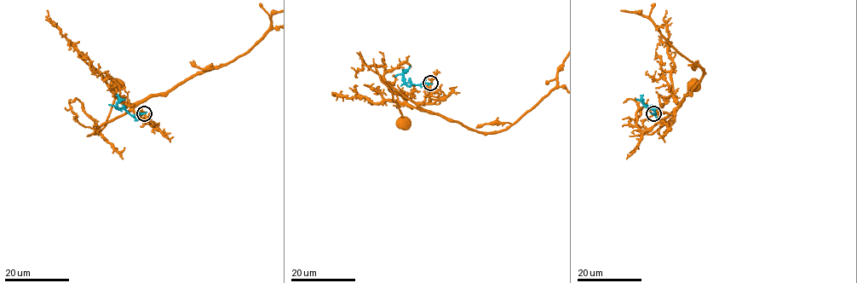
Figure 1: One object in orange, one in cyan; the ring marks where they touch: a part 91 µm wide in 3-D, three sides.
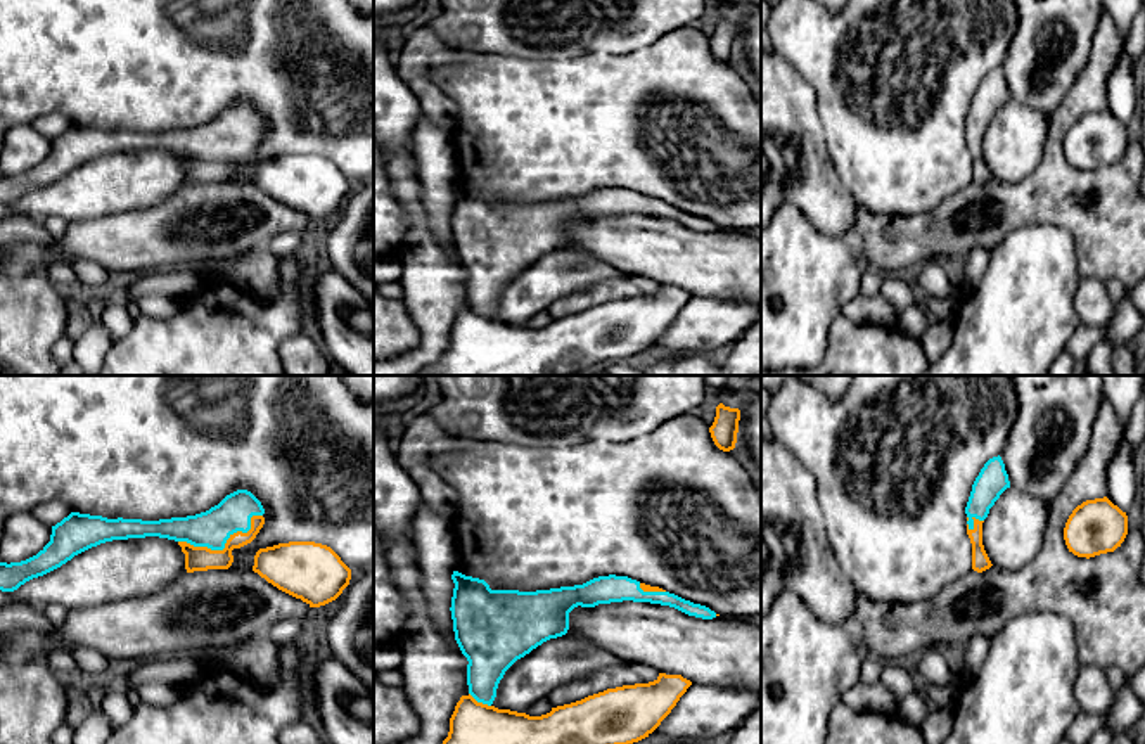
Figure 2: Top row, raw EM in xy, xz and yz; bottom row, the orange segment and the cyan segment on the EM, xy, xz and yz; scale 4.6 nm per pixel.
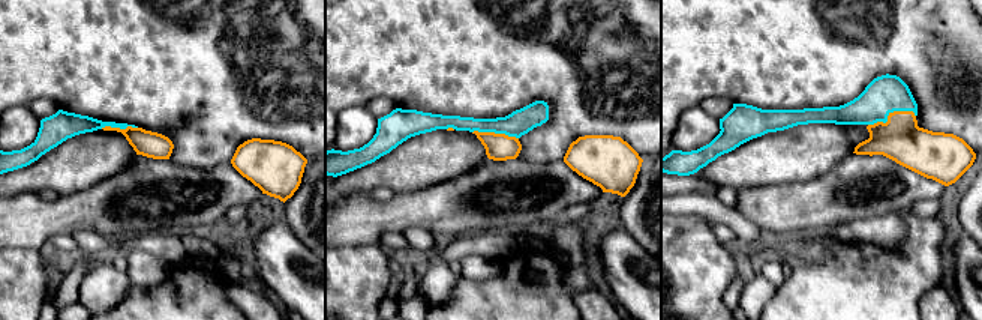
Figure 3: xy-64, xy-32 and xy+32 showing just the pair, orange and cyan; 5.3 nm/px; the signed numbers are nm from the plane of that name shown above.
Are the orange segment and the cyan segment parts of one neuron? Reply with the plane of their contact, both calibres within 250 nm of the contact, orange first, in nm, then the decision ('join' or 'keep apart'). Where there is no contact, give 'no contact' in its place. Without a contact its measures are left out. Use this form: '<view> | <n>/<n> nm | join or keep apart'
xy | 110/170 nm | keep apart

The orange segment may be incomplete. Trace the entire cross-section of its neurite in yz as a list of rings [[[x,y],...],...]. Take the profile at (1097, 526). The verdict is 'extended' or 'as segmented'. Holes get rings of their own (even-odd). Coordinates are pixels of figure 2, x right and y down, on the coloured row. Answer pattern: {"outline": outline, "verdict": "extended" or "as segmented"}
{"outline": [[[1107,497],[1086,500],[1069,516],[1064,540],[1078,557],[1114,552],[1128,535],[1128,516]]], "verdict": "as segmented"}

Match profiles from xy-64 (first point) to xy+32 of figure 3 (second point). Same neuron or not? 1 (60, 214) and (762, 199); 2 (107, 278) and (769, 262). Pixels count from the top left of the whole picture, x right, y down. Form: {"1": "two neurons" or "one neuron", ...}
{"1": "one neuron", "2": "one neuron"}

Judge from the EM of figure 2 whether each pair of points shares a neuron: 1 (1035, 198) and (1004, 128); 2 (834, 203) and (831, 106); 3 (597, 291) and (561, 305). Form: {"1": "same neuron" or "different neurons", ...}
{"1": "different neurons", "2": "different neurons", "3": "same neuron"}

